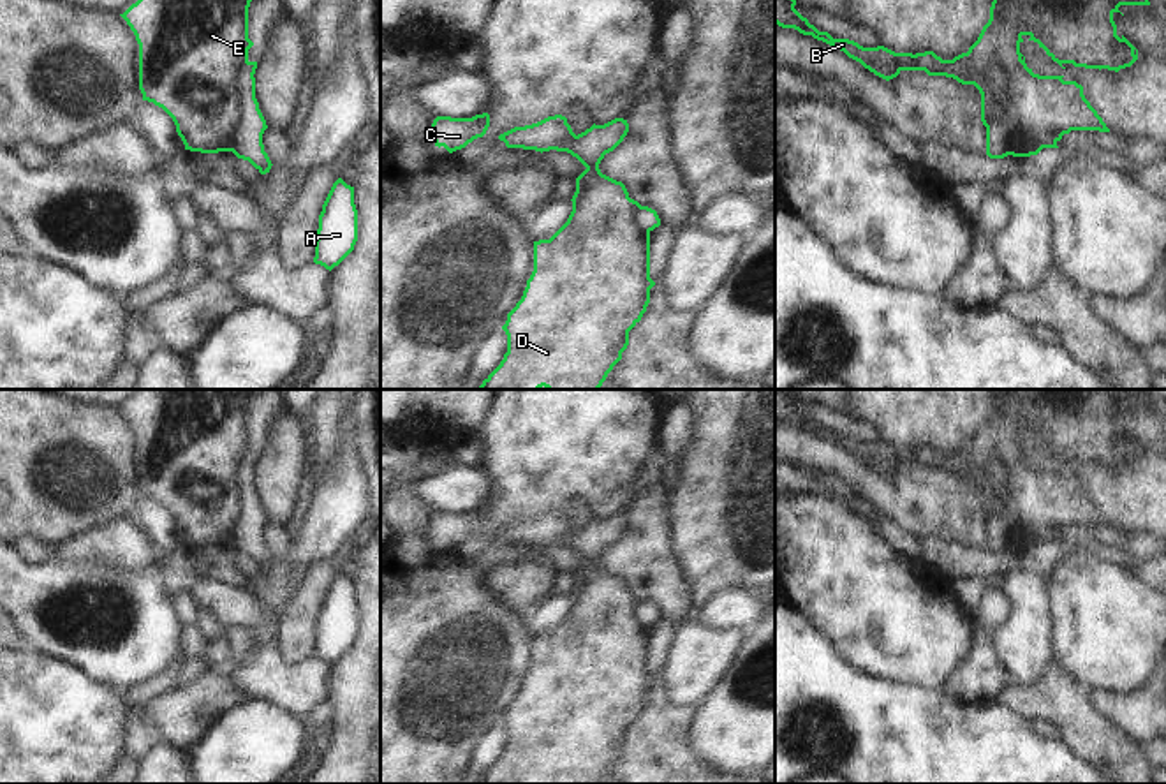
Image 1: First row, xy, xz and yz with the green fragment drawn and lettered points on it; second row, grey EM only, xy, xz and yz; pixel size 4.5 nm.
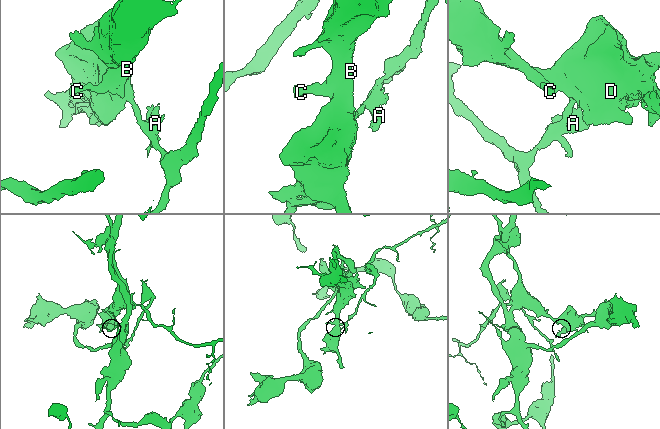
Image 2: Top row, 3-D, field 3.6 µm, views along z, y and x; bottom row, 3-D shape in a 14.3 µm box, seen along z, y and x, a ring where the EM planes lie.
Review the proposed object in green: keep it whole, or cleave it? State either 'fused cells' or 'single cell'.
fused cells

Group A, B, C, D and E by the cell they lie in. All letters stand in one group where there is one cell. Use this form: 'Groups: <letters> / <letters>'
Groups: A / B C D E

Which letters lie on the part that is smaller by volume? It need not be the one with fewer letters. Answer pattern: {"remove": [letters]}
{"remove": ["A"]}

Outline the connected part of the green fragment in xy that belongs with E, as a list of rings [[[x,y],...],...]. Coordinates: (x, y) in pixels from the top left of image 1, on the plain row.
[[[143,389],[120,409],[139,439],[139,484],[143,495],[162,502],[174,516],[185,544],[231,546],[241,525],[241,465],[248,462],[248,402],[252,389]]]

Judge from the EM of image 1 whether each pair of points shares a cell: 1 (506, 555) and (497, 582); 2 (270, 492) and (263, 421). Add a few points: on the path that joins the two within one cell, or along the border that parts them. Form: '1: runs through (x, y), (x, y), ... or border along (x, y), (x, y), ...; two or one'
1: border along (523, 557), (513, 562), (499, 562), (488, 573); two
2: border along (272, 421), (266, 432), (266, 446), (258, 457); two

